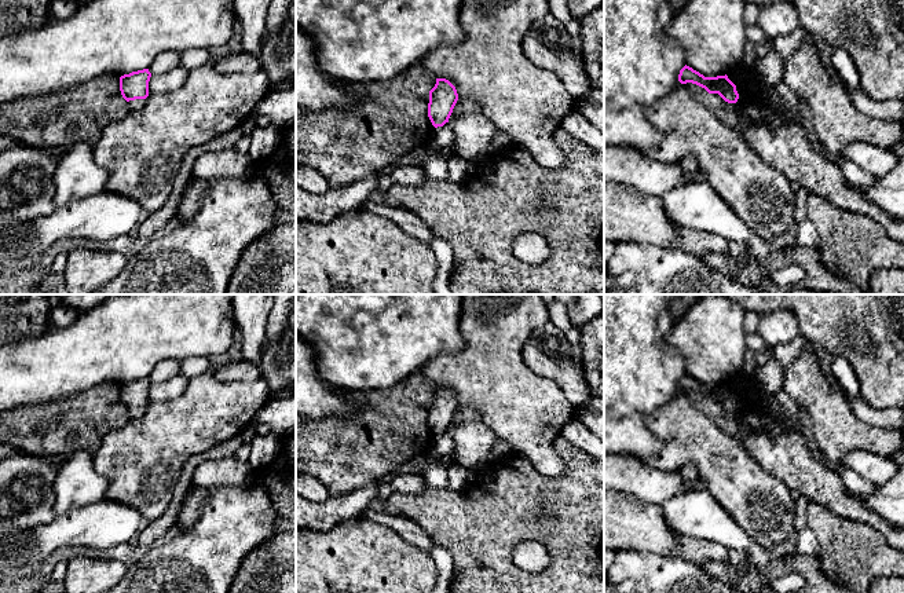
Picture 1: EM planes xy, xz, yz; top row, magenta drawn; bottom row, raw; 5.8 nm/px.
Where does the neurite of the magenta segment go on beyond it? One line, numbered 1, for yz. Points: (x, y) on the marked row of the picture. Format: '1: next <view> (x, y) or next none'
1: next none

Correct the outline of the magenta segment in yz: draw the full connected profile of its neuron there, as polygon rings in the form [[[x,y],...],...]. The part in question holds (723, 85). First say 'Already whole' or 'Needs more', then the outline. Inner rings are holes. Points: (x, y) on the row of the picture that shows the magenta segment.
Already whole. [[[685,65],[680,70],[678,81],[681,84],[696,84],[704,88],[709,94],[718,94],[728,103],[736,103],[739,99],[736,85],[728,78],[727,74],[717,77],[704,77],[699,72]]]

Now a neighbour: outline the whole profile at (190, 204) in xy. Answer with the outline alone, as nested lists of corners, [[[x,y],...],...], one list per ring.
[[[193,177],[187,186],[187,191],[182,198],[179,206],[179,220],[190,220],[201,208],[202,198],[209,190],[209,180],[201,177]]]

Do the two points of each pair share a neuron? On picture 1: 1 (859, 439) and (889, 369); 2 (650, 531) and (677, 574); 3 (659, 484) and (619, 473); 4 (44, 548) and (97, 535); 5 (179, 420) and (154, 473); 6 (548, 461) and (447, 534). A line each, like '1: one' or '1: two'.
1: two
2: two
3: one
4: one
5: one
6: two

